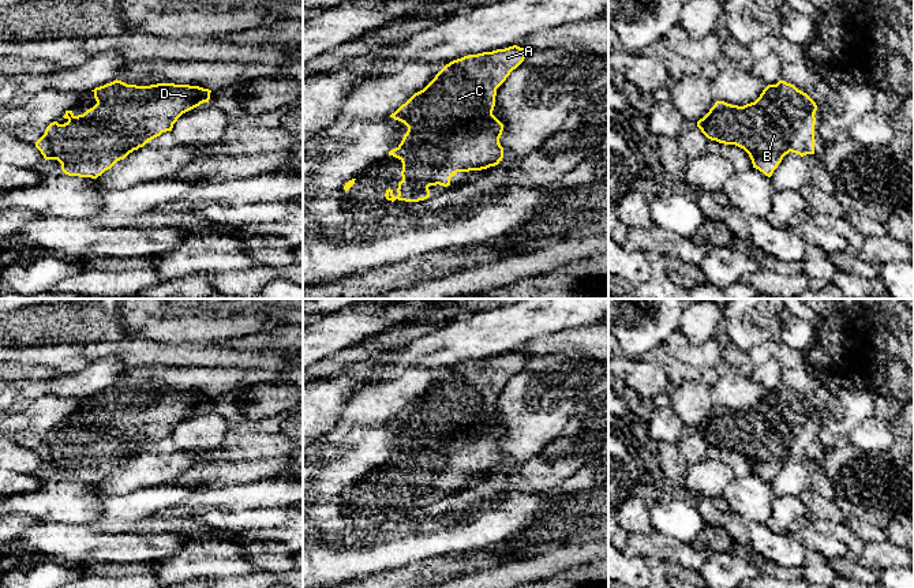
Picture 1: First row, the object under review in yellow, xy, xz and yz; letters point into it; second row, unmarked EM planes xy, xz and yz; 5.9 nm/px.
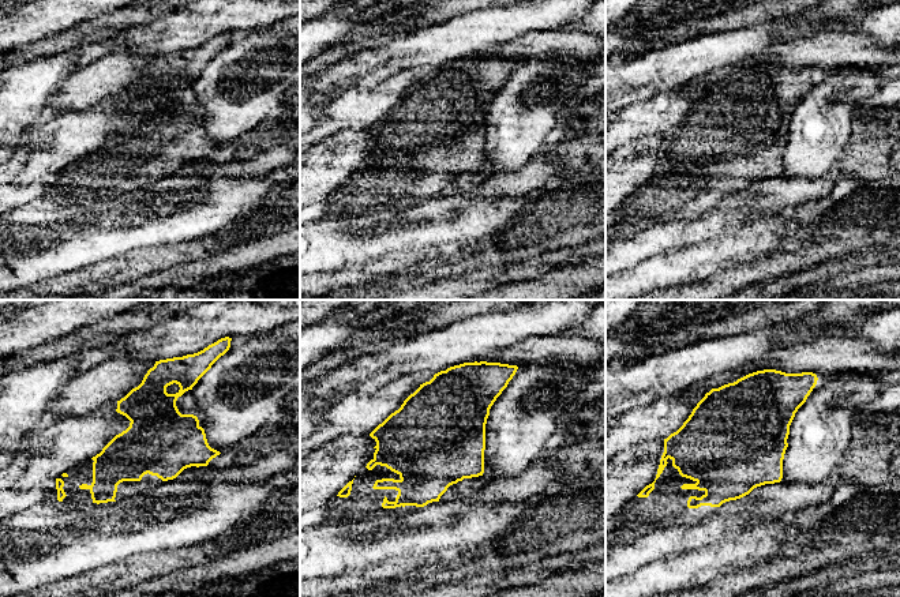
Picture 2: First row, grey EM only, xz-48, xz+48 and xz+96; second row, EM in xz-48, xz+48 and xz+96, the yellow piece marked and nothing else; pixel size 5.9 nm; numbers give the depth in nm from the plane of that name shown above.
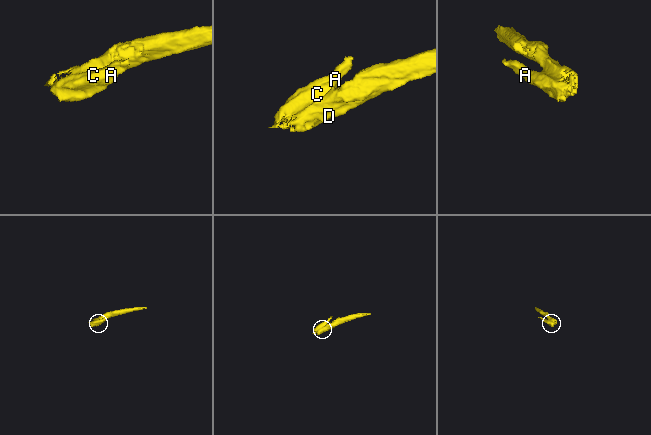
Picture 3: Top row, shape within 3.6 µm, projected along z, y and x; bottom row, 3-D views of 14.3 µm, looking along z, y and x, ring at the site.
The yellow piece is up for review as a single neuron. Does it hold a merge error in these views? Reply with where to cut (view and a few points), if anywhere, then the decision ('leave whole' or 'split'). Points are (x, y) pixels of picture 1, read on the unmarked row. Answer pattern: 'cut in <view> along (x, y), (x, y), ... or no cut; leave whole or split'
cut in xz along (491, 415), (465, 427), (414, 433), (415, 460), (403, 469); split

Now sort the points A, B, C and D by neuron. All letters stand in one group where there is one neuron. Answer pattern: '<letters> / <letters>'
A B C / D

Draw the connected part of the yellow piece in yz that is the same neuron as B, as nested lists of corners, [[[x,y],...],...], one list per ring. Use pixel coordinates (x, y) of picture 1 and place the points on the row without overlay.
[[[761,404],[752,415],[716,407],[697,427],[697,432],[711,446],[743,454],[753,473],[771,483],[790,458],[793,438],[791,427],[778,426],[773,417],[773,408],[767,404]]]

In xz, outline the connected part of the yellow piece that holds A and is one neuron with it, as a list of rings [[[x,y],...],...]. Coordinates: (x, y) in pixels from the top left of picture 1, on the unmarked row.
[[[513,351],[492,357],[468,360],[446,370],[423,396],[415,398],[390,420],[394,426],[404,428],[408,437],[401,449],[389,457],[389,461],[398,464],[405,471],[409,469],[416,456],[416,449],[408,443],[412,434],[443,427],[467,428],[482,423],[484,420],[483,413],[494,416],[497,394],[524,367],[527,359],[524,353]]]

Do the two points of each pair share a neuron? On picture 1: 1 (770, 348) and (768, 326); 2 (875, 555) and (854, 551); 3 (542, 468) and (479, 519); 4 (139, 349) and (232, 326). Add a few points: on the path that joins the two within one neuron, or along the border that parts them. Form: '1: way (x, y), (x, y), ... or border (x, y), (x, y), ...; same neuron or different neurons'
1: border (780, 343), (768, 341), (761, 349); different neurons
2: border (865, 543), (864, 551), (857, 561); different neurons
3: border (490, 482), (499, 491), (546, 491); different neurons
4: border (135, 337), (168, 343), (199, 343); different neurons

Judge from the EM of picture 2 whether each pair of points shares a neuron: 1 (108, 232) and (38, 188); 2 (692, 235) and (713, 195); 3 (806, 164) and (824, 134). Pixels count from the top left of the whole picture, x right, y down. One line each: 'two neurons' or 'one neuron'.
1: two neurons
2: two neurons
3: one neuron

